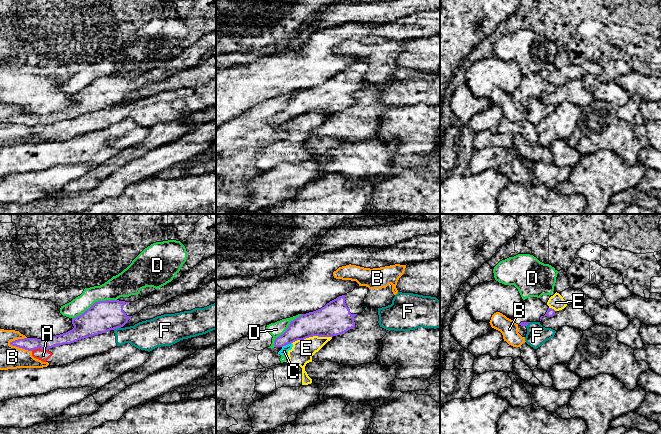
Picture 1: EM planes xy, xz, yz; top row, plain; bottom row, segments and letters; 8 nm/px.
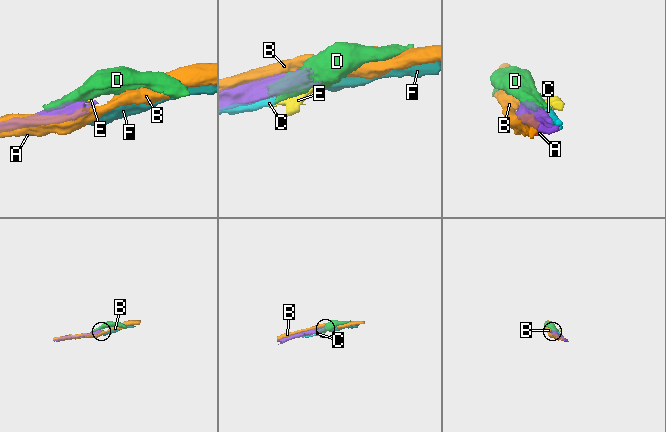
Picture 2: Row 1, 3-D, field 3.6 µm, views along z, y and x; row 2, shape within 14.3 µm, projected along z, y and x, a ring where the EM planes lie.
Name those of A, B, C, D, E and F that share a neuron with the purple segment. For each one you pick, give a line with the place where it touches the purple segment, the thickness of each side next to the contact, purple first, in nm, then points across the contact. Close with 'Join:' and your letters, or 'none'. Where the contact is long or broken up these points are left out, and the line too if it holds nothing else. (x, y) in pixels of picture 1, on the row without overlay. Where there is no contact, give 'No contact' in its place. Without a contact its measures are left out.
Join: none

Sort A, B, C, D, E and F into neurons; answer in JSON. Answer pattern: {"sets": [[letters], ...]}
{"sets": [["A", "F"], ["B"], ["C", "E"], ["D"]]}

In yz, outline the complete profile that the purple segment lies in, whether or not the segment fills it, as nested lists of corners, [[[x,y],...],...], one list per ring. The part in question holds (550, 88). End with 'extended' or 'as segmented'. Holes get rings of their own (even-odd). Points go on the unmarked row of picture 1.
[[[529,73],[522,76],[514,98],[521,102],[527,102],[530,98],[540,98],[543,92],[553,93],[554,90],[555,86],[544,80],[539,74]]]; extended

